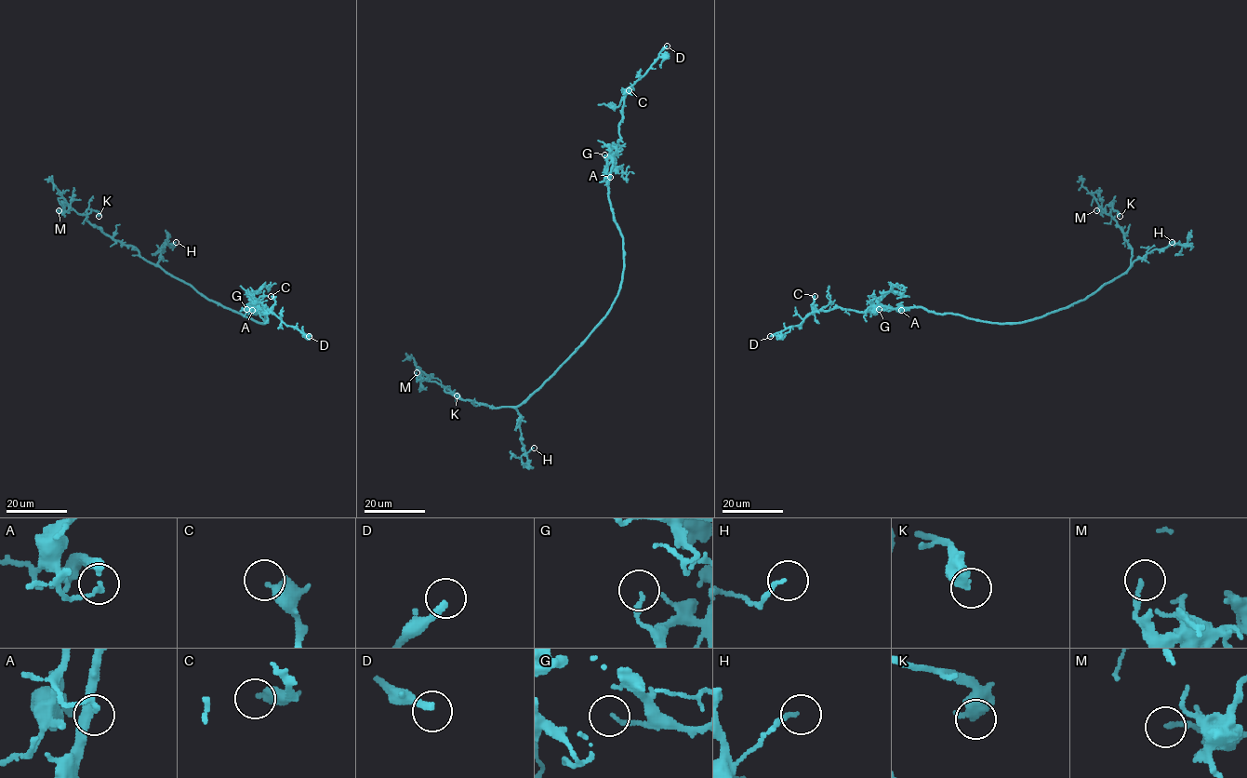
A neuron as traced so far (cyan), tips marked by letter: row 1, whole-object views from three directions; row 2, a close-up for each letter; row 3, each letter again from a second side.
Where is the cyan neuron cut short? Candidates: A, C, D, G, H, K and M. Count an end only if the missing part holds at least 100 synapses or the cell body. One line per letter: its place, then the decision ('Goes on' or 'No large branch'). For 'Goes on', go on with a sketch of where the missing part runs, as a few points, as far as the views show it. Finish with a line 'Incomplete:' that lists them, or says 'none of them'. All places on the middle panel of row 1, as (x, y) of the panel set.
A: Place: (610, 177). No large branch
C: Place: (629, 90). No large branch
D: Place: (667, 46). Goes on. Course of what is missing: (667, 46), (677, 42), (682, 31), (635, 8), (621, 7), (615, 2)
G: Place: (604, 154). No large branch
H: Place: (534, 448). No large branch
K: Place: (457, 395). No large branch
M: Place: (417, 372). No large branch
Incomplete: D

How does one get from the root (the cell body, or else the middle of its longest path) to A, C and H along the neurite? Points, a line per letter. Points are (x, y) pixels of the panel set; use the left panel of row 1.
A: (251, 319), (265, 323), (261, 314), (256, 314), (250, 308), (253, 305), (248, 310), (252, 310)
C: (251, 319), (265, 323), (262, 315), (250, 307), (270, 310), (274, 302), (271, 296)
H: (251, 319), (206, 299), (158, 264), (163, 248), (176, 242)

